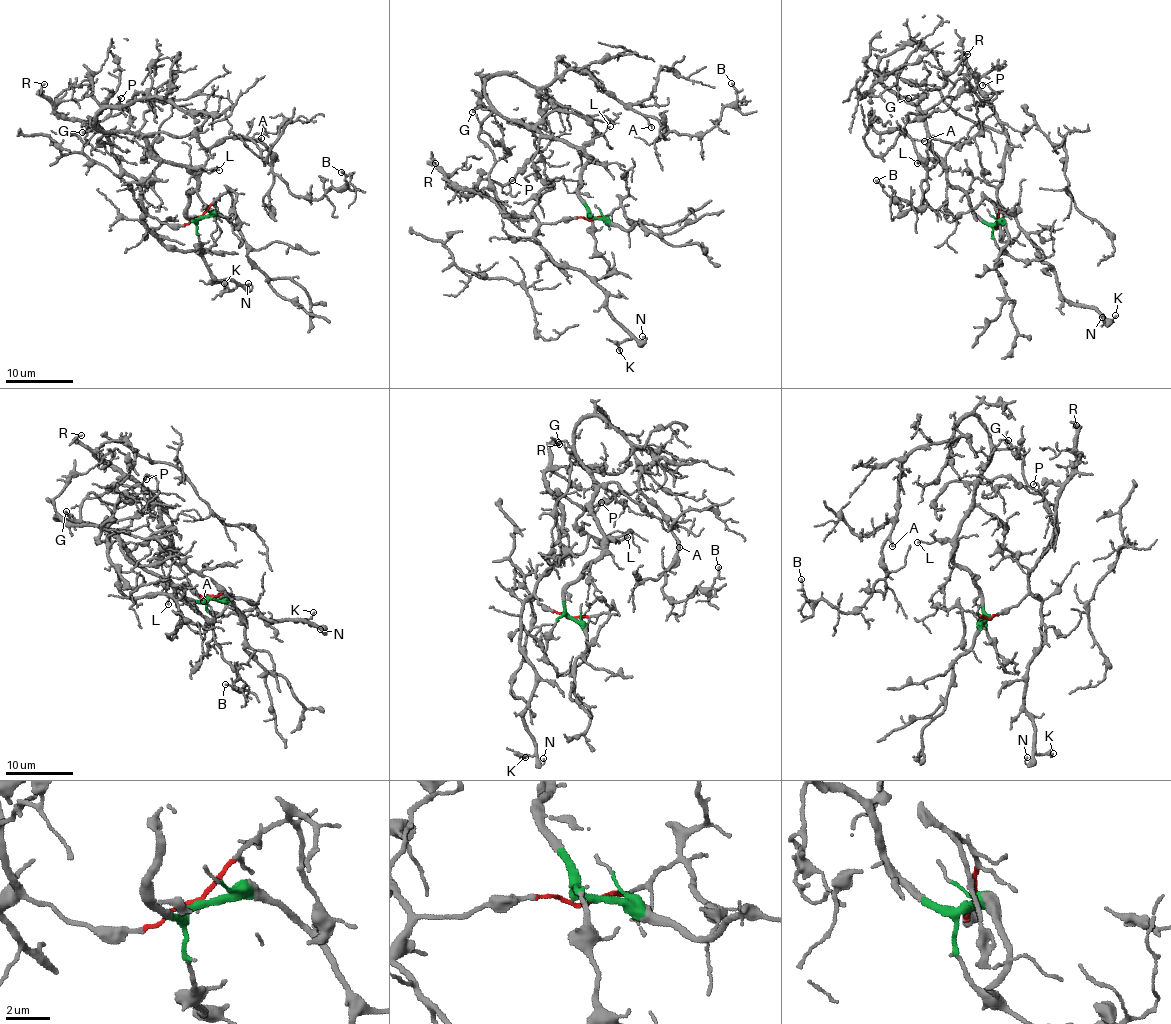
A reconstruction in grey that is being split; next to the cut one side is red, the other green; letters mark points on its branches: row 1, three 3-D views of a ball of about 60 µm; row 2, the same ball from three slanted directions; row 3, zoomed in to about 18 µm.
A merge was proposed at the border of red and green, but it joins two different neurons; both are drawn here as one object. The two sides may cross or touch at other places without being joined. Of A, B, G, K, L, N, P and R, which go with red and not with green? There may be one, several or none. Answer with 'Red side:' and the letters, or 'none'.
Red side: K, N, P, R

